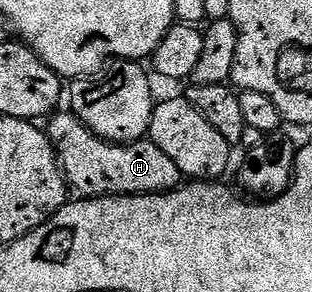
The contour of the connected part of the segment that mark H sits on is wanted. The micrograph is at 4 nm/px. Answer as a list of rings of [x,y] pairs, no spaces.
[[[57,113],[48,120],[47,134],[57,151],[65,182],[78,196],[100,197],[103,195],[163,195],[182,186],[183,176],[179,165],[148,141],[114,145],[100,139],[87,129],[72,113]]]

